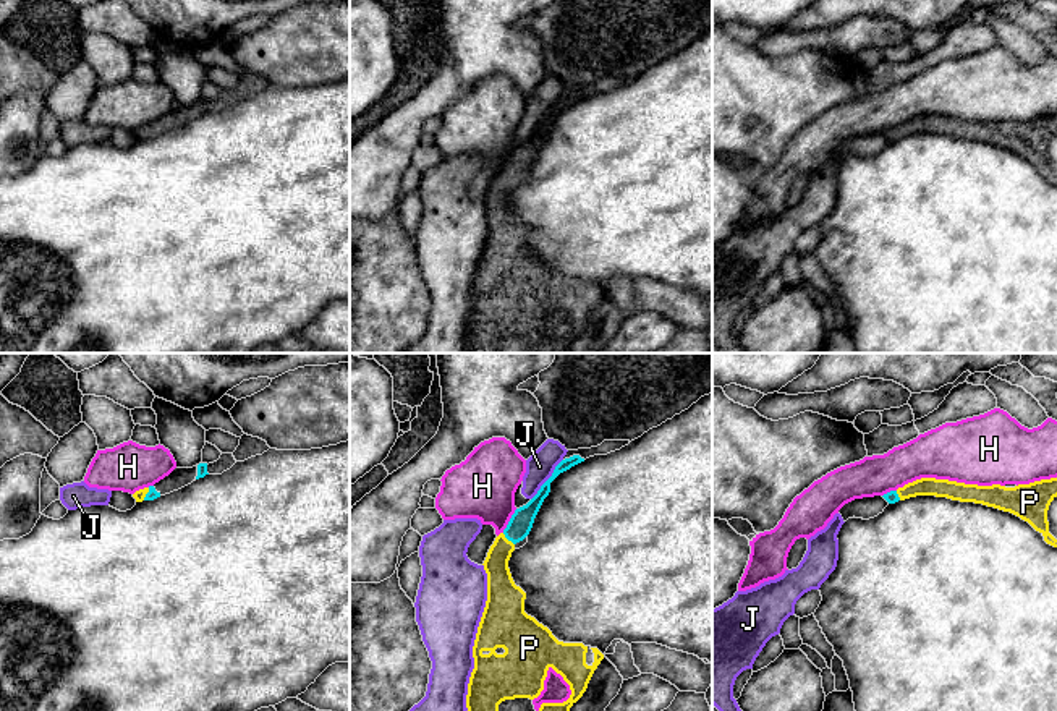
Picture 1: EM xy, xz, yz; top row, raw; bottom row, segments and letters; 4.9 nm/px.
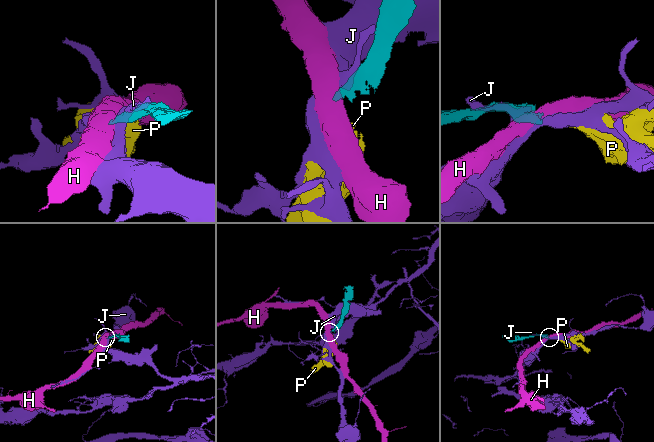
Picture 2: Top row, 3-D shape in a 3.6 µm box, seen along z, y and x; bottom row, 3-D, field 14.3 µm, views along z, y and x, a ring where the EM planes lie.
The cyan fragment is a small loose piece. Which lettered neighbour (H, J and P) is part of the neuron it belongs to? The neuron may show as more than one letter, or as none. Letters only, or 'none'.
P

